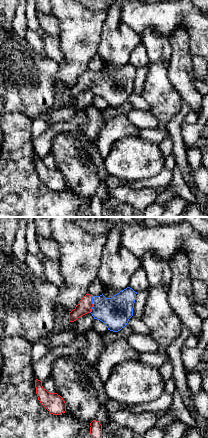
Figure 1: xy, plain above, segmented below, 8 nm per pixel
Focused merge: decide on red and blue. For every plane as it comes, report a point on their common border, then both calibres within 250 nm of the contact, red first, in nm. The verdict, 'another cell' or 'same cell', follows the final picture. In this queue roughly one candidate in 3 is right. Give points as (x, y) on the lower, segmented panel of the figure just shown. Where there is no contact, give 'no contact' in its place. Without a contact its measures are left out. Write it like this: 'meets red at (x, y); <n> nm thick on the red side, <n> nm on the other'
meets red at (92, 305); 120 nm thick on the red side, 240 nm on the other

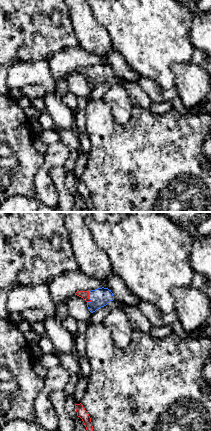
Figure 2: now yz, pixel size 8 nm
meets red at (88, 297); 60 nm thick on the red side, 150 nm on the other

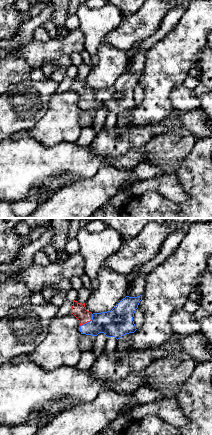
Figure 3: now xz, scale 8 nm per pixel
meets red at (88, 321); 110 nm thick on the red side, 220 nm on the other

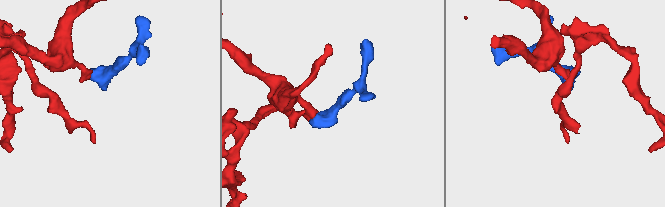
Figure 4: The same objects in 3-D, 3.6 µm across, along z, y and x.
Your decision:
same cell

